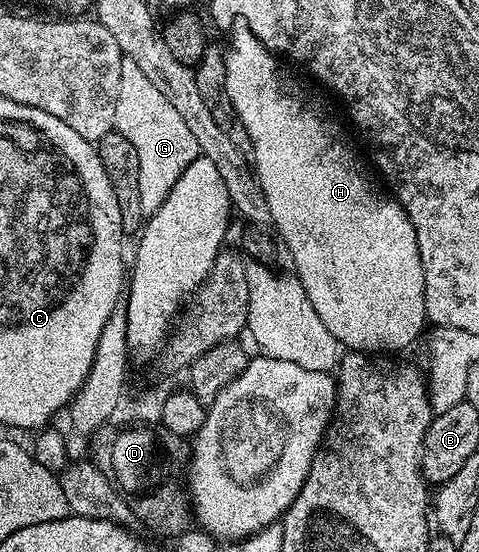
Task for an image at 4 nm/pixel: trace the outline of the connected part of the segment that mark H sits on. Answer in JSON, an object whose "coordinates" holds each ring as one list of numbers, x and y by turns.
{"coordinates":[[244,25,231,30,229,35,230,48,227,46,224,51,226,61,226,92,232,101,234,111,238,115,238,120,244,125,248,147,254,150,254,155,252,154,252,166,254,174,258,177,258,183,262,186,264,197,268,201,270,223,276,232,277,238,280,240,281,246,285,250,286,247,290,250,290,259,294,262,294,267,292,267,293,274,297,275,301,281,304,293,308,293,308,301,312,301,312,309,316,309,316,313,320,313,320,321,324,321,324,325,328,325,328,333,332,333,332,337,336,342,350,351,398,353,394,351,402,351,405,347,412,346,417,341,418,334,422,331,422,326,427,326,428,320,426,317,426,306,424,305,424,269,420,261,420,249,418,248,416,229,412,229,412,221,408,217,408,213,398,204,397,199,387,194,377,182,374,184,358,168,358,159,350,152,350,147,346,144,345,133,330,120,329,113,292,76,286,75,285,69,278,64,281,63,279,56,275,55,272,51,267,51,264,44]]}

